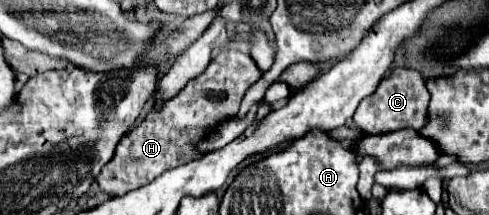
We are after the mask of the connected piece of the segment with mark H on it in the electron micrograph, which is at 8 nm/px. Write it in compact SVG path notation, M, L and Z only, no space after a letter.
M236 49L220 51L202 75L192 79L174 99L166 101L160 111L150 111L142 125L118 143L114 159L106 163L98 175L100 187L112 197L126 195L128 191L154 181L158 175L162 175L162 171L188 163L190 159L198 159L200 155L196 153L194 143L204 137L206 129L212 129L226 117L238 113L244 93L250 89L250 85L260 81L260 77L262 71L256 67L250 55Z

